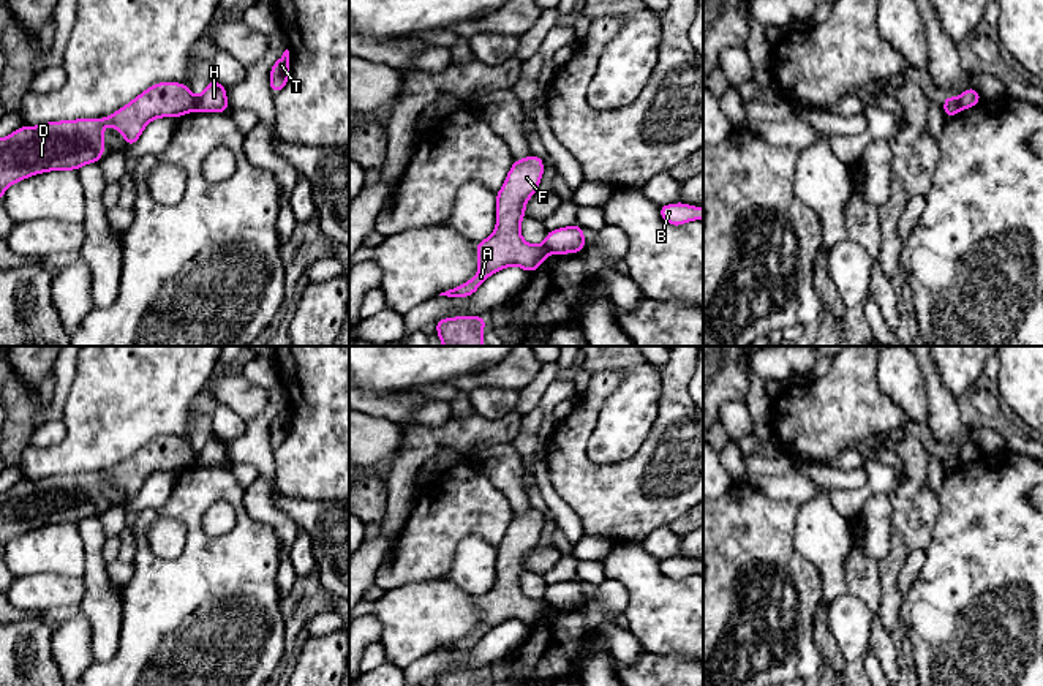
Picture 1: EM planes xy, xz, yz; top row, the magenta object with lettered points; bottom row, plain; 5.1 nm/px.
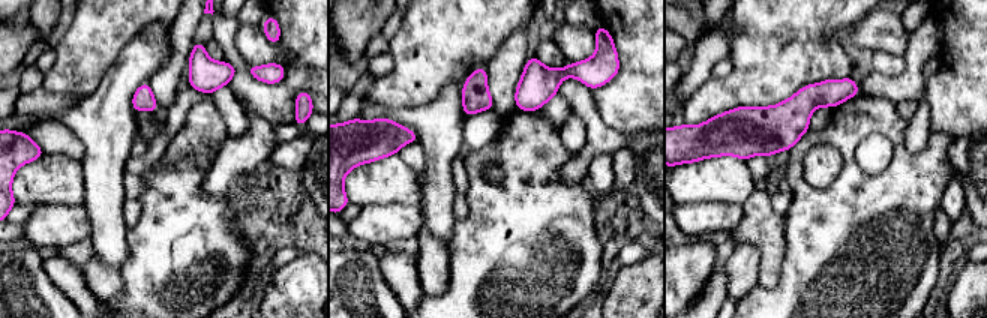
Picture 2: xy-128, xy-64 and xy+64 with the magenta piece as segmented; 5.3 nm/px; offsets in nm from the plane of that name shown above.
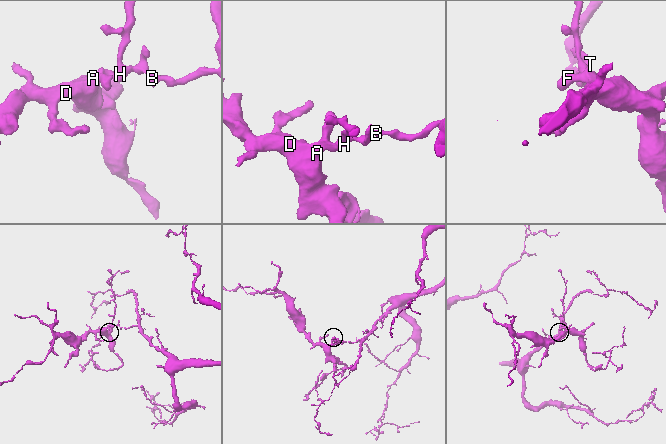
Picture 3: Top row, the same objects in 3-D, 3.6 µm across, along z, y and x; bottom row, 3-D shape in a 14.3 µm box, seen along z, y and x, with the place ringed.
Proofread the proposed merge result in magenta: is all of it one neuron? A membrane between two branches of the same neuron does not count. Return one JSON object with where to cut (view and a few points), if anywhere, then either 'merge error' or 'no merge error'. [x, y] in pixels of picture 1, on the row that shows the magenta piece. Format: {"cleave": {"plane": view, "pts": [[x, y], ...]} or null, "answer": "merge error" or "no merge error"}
{"cleave": {"plane": "xy", "pts": [[196, 98], [192, 109]]}, "answer": "merge error"}

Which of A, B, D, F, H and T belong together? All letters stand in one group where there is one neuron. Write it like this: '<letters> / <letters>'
A D F / B H T

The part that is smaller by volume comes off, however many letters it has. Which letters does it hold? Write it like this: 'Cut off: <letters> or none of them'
Cut off: A, D, F

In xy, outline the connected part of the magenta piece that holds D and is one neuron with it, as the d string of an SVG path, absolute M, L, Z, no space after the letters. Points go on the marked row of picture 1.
M158 82L120 111L104 119L47 122L21 126L0 139L0 202L5 190L30 175L47 171L77 171L104 155L103 128L112 125L131 149L149 122L179 119L193 111L196 98L180 82Z

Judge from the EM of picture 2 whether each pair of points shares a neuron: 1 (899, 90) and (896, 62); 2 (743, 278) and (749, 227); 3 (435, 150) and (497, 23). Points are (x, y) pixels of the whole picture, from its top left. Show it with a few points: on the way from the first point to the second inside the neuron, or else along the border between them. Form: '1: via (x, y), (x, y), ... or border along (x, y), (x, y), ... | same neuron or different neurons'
1: border along (906, 63), (896, 75), (882, 75), (873, 69) | different neurons
2: border along (737, 240), (752, 243), (758, 249), (759, 276) | different neurons
3: border along (470, 71), (459, 80), (449, 83), (429, 101) | different neurons

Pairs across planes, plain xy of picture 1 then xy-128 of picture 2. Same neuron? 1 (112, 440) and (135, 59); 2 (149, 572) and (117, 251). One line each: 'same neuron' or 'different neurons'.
1: different neurons
2: different neurons

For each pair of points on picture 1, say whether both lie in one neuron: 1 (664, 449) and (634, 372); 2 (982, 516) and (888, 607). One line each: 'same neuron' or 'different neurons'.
1: different neurons
2: different neurons

